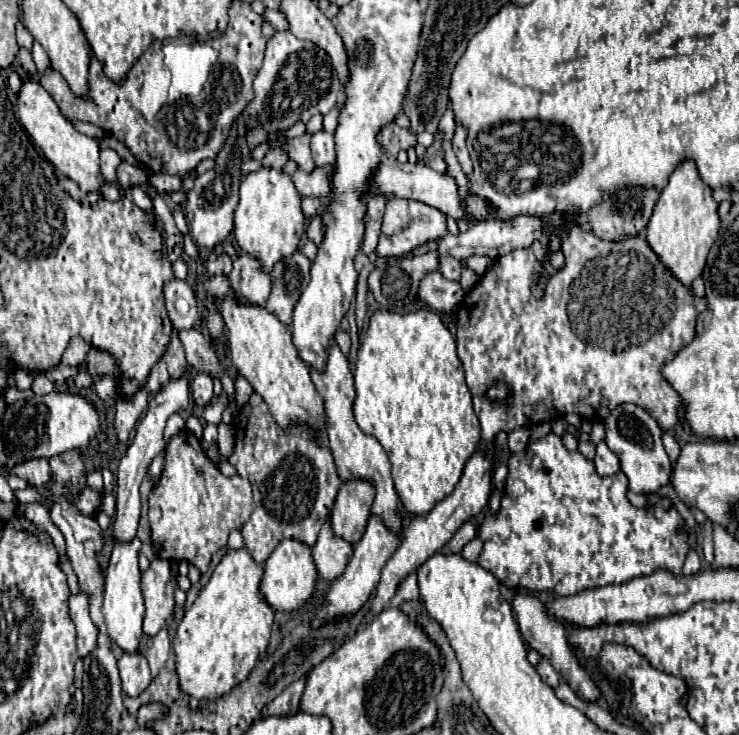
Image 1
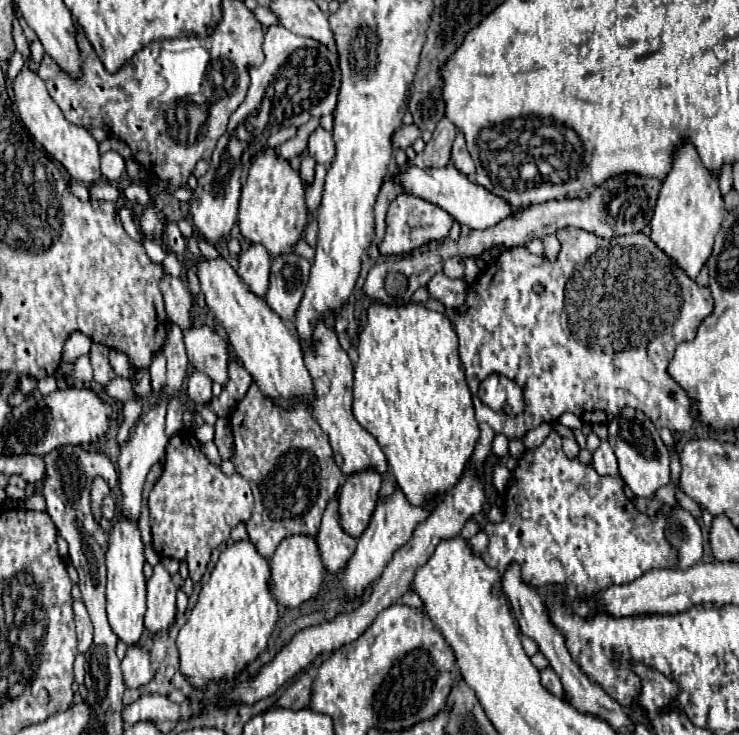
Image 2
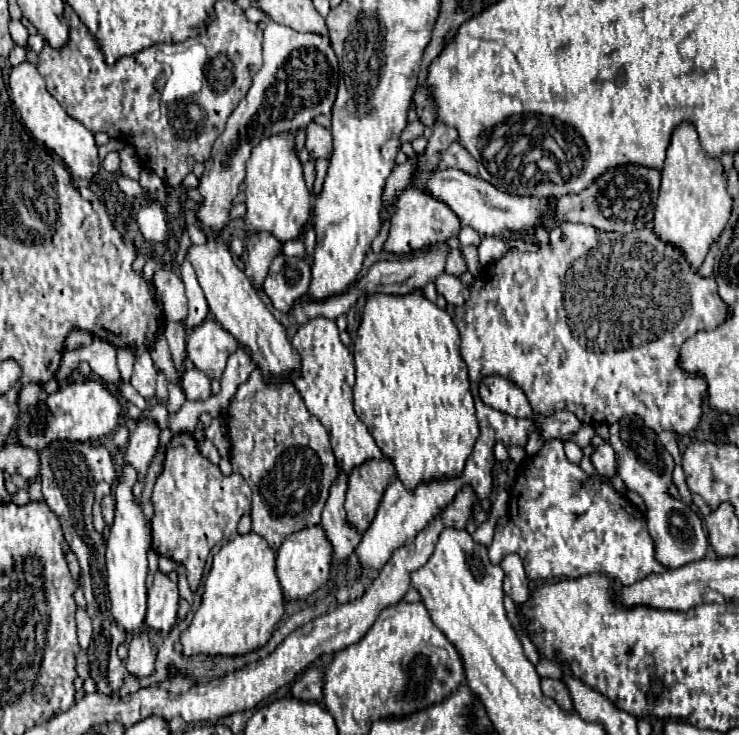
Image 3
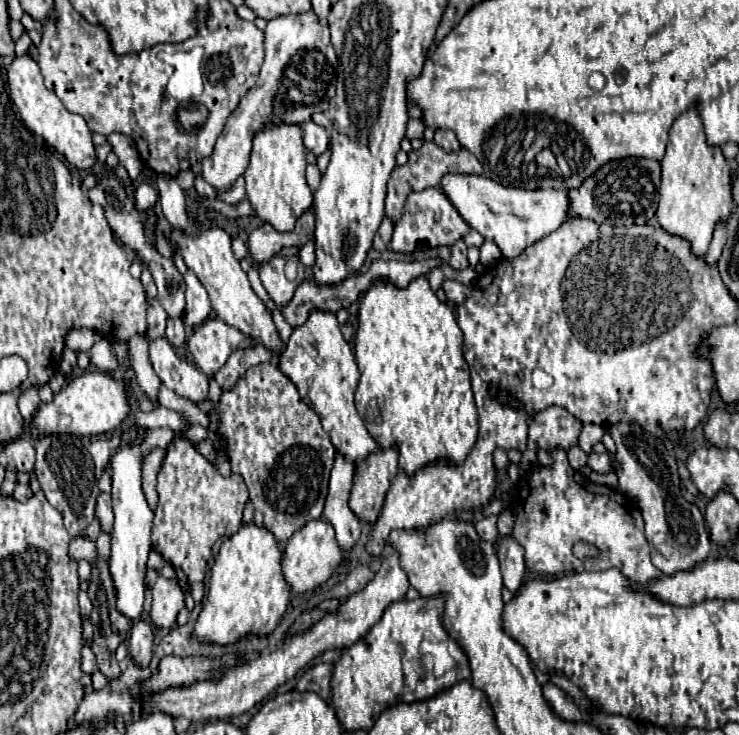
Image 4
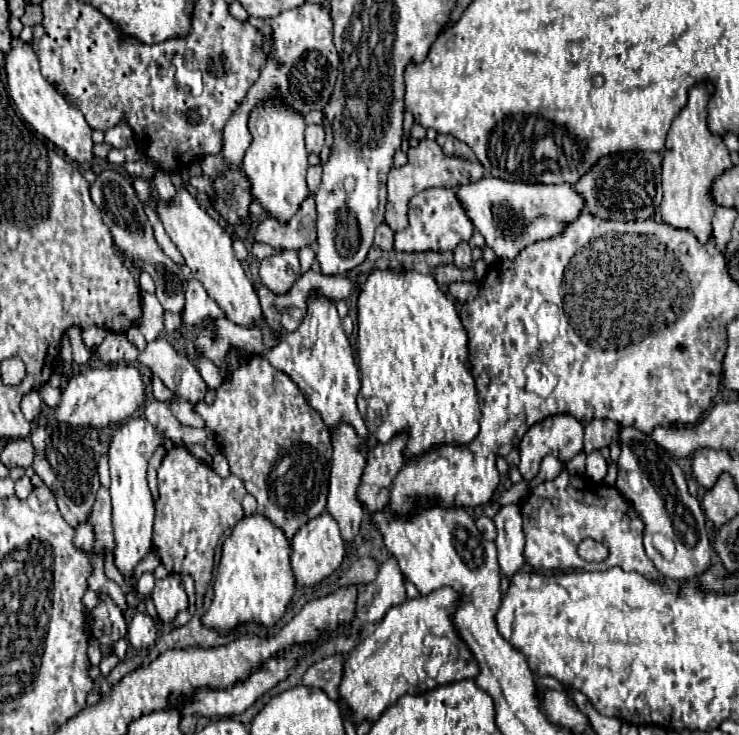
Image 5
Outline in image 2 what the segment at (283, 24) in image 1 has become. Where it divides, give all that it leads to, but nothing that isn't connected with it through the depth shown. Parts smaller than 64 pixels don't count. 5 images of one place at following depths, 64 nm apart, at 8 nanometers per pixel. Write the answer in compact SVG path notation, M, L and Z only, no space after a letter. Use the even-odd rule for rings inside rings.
M258 6L256 10L254 10L254 16L260 20L260 24L264 24L264 26L280 26L280 20L278 20L278 16L270 10L270 8L264 8L264 6Z

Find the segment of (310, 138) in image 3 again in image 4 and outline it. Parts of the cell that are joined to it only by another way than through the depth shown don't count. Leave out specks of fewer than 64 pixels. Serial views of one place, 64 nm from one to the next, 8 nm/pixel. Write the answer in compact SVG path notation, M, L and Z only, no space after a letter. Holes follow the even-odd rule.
M306 122L302 124L302 134L304 134L304 146L314 154L320 156L328 150L330 144L330 136L326 132L326 128L314 124L314 122Z

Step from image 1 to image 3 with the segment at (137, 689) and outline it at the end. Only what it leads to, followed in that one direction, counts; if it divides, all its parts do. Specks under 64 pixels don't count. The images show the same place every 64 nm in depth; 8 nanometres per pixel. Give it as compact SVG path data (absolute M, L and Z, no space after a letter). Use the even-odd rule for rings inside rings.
M146 634L134 636L128 644L128 658L124 660L126 672L134 678L146 678L154 674L154 660L156 654L148 644L148 636Z

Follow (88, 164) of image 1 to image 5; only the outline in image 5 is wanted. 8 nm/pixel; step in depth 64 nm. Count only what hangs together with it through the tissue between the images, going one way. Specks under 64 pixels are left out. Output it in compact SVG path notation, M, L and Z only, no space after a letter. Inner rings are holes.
M18 38L12 40L12 50L6 54L6 76L8 76L8 92L17 106L21 117L28 126L38 134L44 134L52 144L56 144L64 154L78 164L90 162L92 154L92 128L84 120L78 108L72 108L60 92L56 92L54 84L48 84L40 74L38 56L34 54L30 44L22 44Z

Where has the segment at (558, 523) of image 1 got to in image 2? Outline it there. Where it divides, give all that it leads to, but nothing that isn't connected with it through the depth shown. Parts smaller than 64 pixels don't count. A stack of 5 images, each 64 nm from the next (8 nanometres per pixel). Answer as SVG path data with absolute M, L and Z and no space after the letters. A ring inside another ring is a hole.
M550 432L550 436L534 450L526 450L522 454L522 458L518 460L514 472L512 472L512 480L510 480L510 488L508 488L508 500L504 500L504 520L498 522L498 524L492 524L488 522L484 526L484 532L488 534L488 550L482 554L482 560L490 566L490 568L496 568L500 572L500 576L504 576L506 568L516 562L520 566L520 572L522 572L522 580L530 586L546 586L546 584L558 584L558 586L564 586L565 598L574 600L579 596L592 596L596 592L612 586L612 584L628 584L632 580L636 580L638 576L642 576L644 572L652 570L652 568L676 568L678 566L678 550L668 542L666 534L664 534L664 528L666 528L666 520L670 518L672 514L672 506L668 504L662 504L660 510L654 514L654 516L646 516L642 512L636 510L636 506L624 496L624 480L620 476L600 476L594 466L590 464L582 464L578 458L568 458L562 450L562 438L554 432Z

